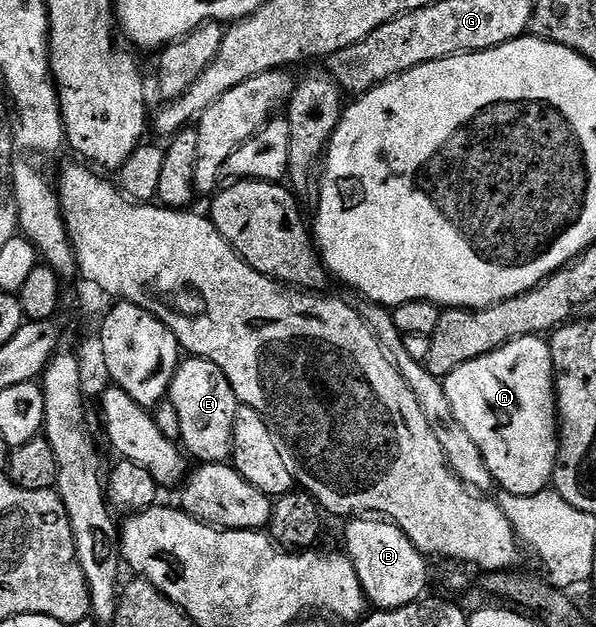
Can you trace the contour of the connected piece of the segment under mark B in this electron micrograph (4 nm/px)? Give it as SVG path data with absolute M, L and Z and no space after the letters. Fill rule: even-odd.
M354 516L345 523L346 547L350 563L356 568L366 601L378 610L395 610L417 602L427 593L427 555L421 554L404 536L399 526L378 516Z

